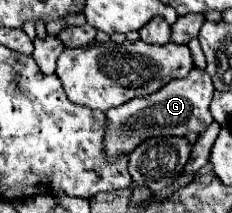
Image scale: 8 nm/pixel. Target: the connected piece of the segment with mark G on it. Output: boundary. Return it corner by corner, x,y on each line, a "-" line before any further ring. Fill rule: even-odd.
194,66
192,74
188,74
184,80
172,80
172,84
164,84
164,88
152,96
136,98
120,108
108,110
108,130
104,136
104,148
108,156
130,154
140,142
152,136
186,136
188,132
204,132
214,120
208,110
212,94
214,86
208,72

